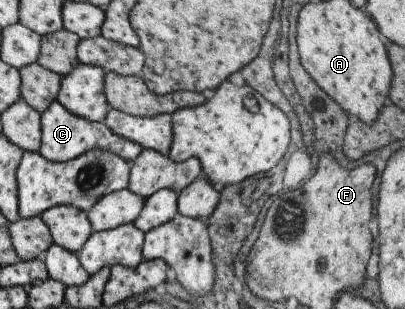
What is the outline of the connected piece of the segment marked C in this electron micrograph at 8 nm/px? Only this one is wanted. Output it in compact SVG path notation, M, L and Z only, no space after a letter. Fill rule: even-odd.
M57 101L49 105L49 109L40 115L42 131L39 155L53 162L67 162L90 150L109 151L121 159L133 163L144 151L137 143L127 141L111 133L105 123L91 123L83 117L77 117L65 110Z

